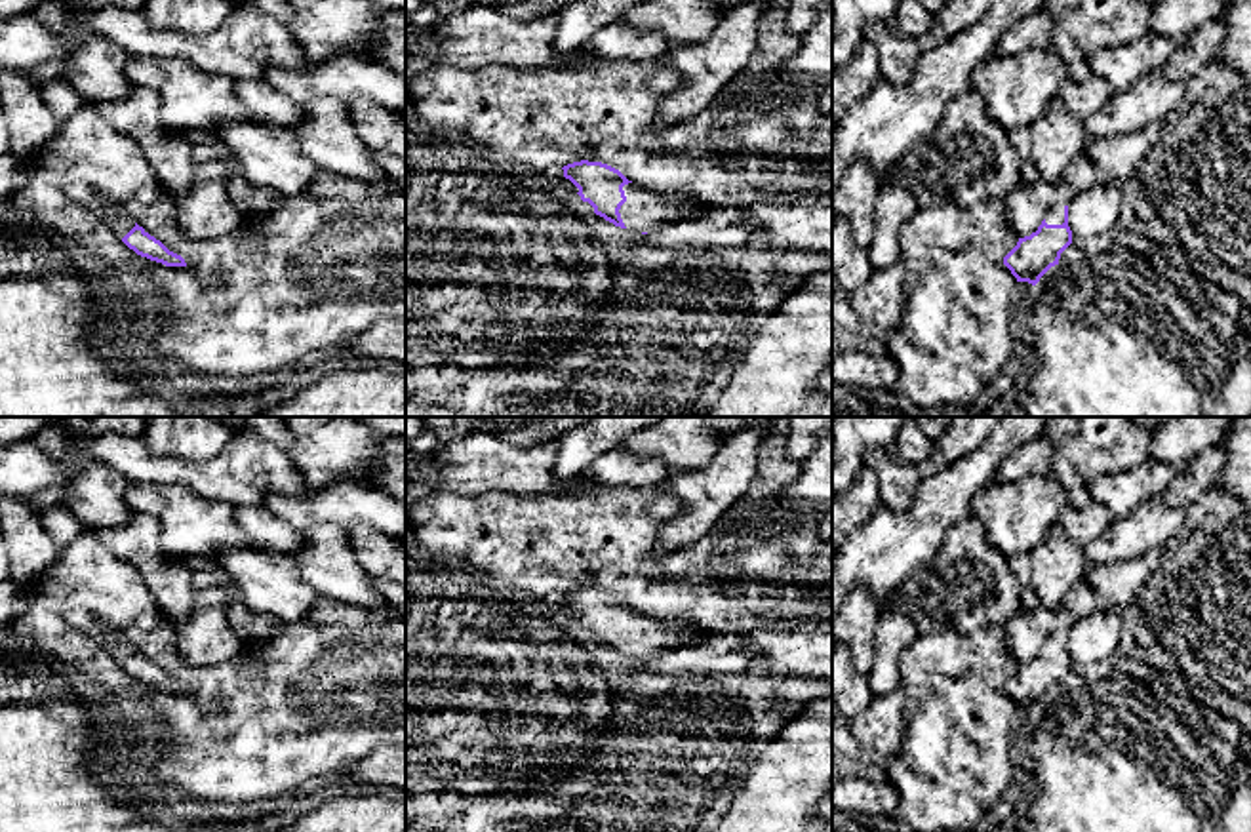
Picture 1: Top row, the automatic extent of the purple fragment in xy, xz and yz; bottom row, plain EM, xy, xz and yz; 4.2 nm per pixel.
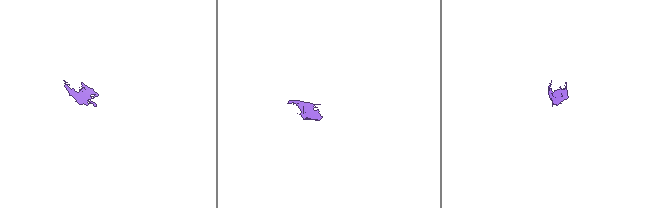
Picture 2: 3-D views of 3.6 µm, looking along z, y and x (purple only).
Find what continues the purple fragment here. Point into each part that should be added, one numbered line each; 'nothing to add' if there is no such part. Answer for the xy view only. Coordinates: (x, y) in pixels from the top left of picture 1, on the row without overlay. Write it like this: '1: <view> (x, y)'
1: xy (115, 644)

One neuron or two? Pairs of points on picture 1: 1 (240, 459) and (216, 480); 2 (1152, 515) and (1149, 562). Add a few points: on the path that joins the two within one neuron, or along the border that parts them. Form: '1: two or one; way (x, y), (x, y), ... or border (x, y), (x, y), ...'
1: one; way (235, 465), (221, 476)
2: two; border (1162, 547), (1137, 558), (1105, 564)

